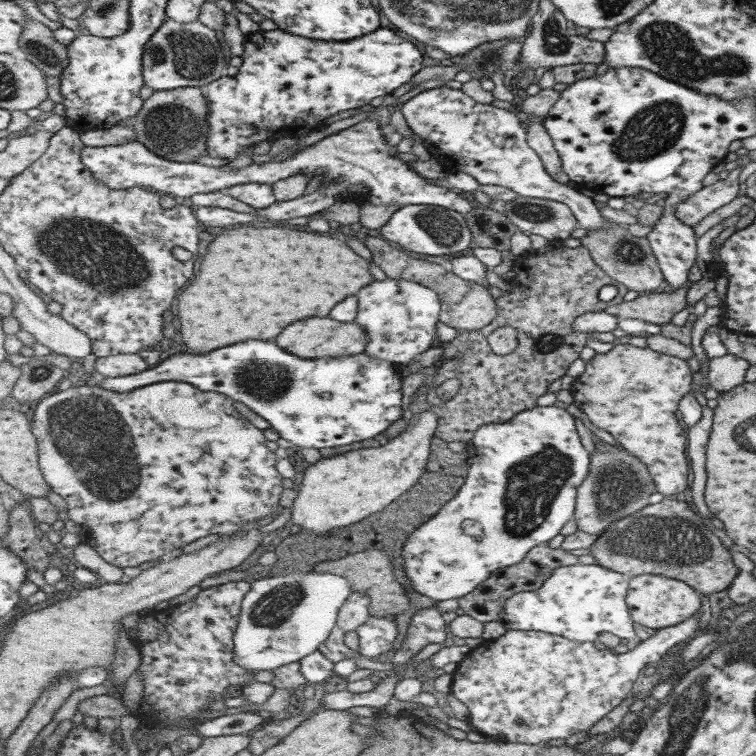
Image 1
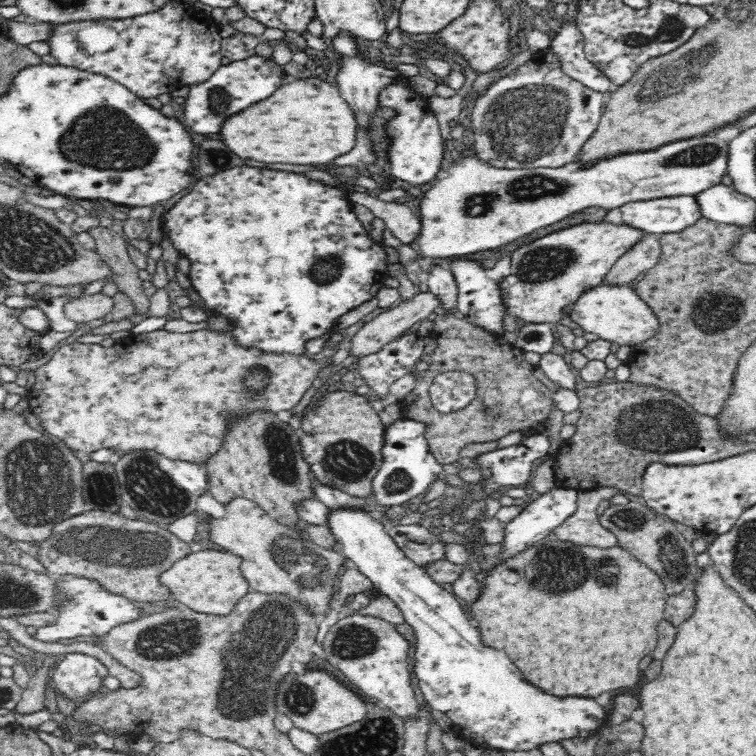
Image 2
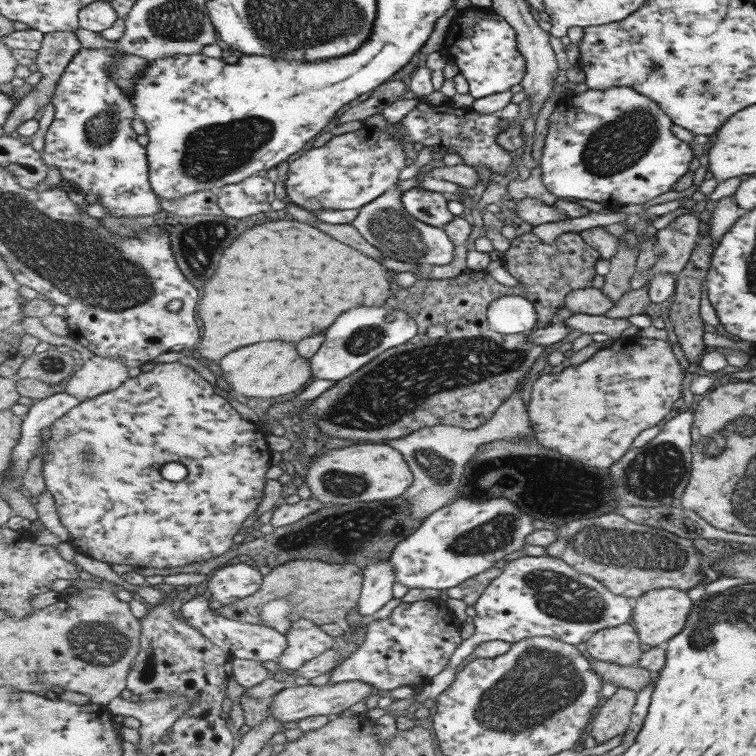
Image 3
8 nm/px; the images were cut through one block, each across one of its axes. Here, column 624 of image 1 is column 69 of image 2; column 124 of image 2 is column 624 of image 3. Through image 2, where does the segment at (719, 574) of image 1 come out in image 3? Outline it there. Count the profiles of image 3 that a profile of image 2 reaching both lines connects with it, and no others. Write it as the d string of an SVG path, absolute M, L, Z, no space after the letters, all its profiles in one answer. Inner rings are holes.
M616 513L578 519L561 525L556 531L557 540L546 547L547 554L567 561L567 564L576 568L579 573L597 579L609 591L631 598L633 601L639 596L659 588L675 588L686 591L699 586L703 581L703 568L707 568L710 562L708 558L703 561L703 556L699 556L699 548L695 548L695 540L673 536L662 528L631 522L625 516Z

